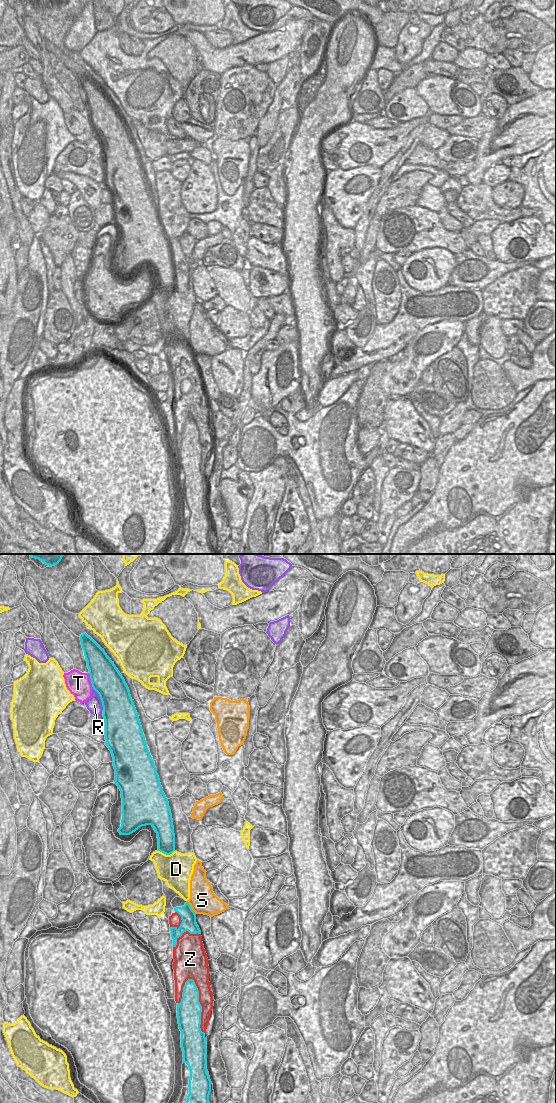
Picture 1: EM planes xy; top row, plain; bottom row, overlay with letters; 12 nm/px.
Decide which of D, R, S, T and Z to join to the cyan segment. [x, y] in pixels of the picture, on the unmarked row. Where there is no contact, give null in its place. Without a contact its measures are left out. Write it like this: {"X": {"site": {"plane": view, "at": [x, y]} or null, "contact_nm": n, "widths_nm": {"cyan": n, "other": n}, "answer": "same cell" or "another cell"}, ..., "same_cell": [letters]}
{"D": {"site": {"plane": "xy", "at": [167, 294]}, "contact_nm": 190, "widths_nm": {"cyan": 220, "other": 400}, "answer": "another cell"}, "R": {"site": {"plane": "xy", "at": [100, 138]}, "contact_nm": 300, "widths_nm": {"cyan": 380, "other": 190}, "answer": "another cell"}, "S": {"site": {"plane": "xy", "at": [191, 348]}, "contact_nm": 200, "widths_nm": {"cyan": 180, "other": 320}, "answer": "another cell"}, "T": {"site": {"plane": "xy", "at": [91, 121]}, "contact_nm": 200, "widths_nm": {"cyan": 360, "other": 300}, "answer": "another cell"}, "Z": {"site": {"plane": "xy", "at": [200, 444]}, "contact_nm": 700, "widths_nm": {"cyan": 300, "other": 170}, "answer": "same cell"}, "same_cell": ["Z"]}

